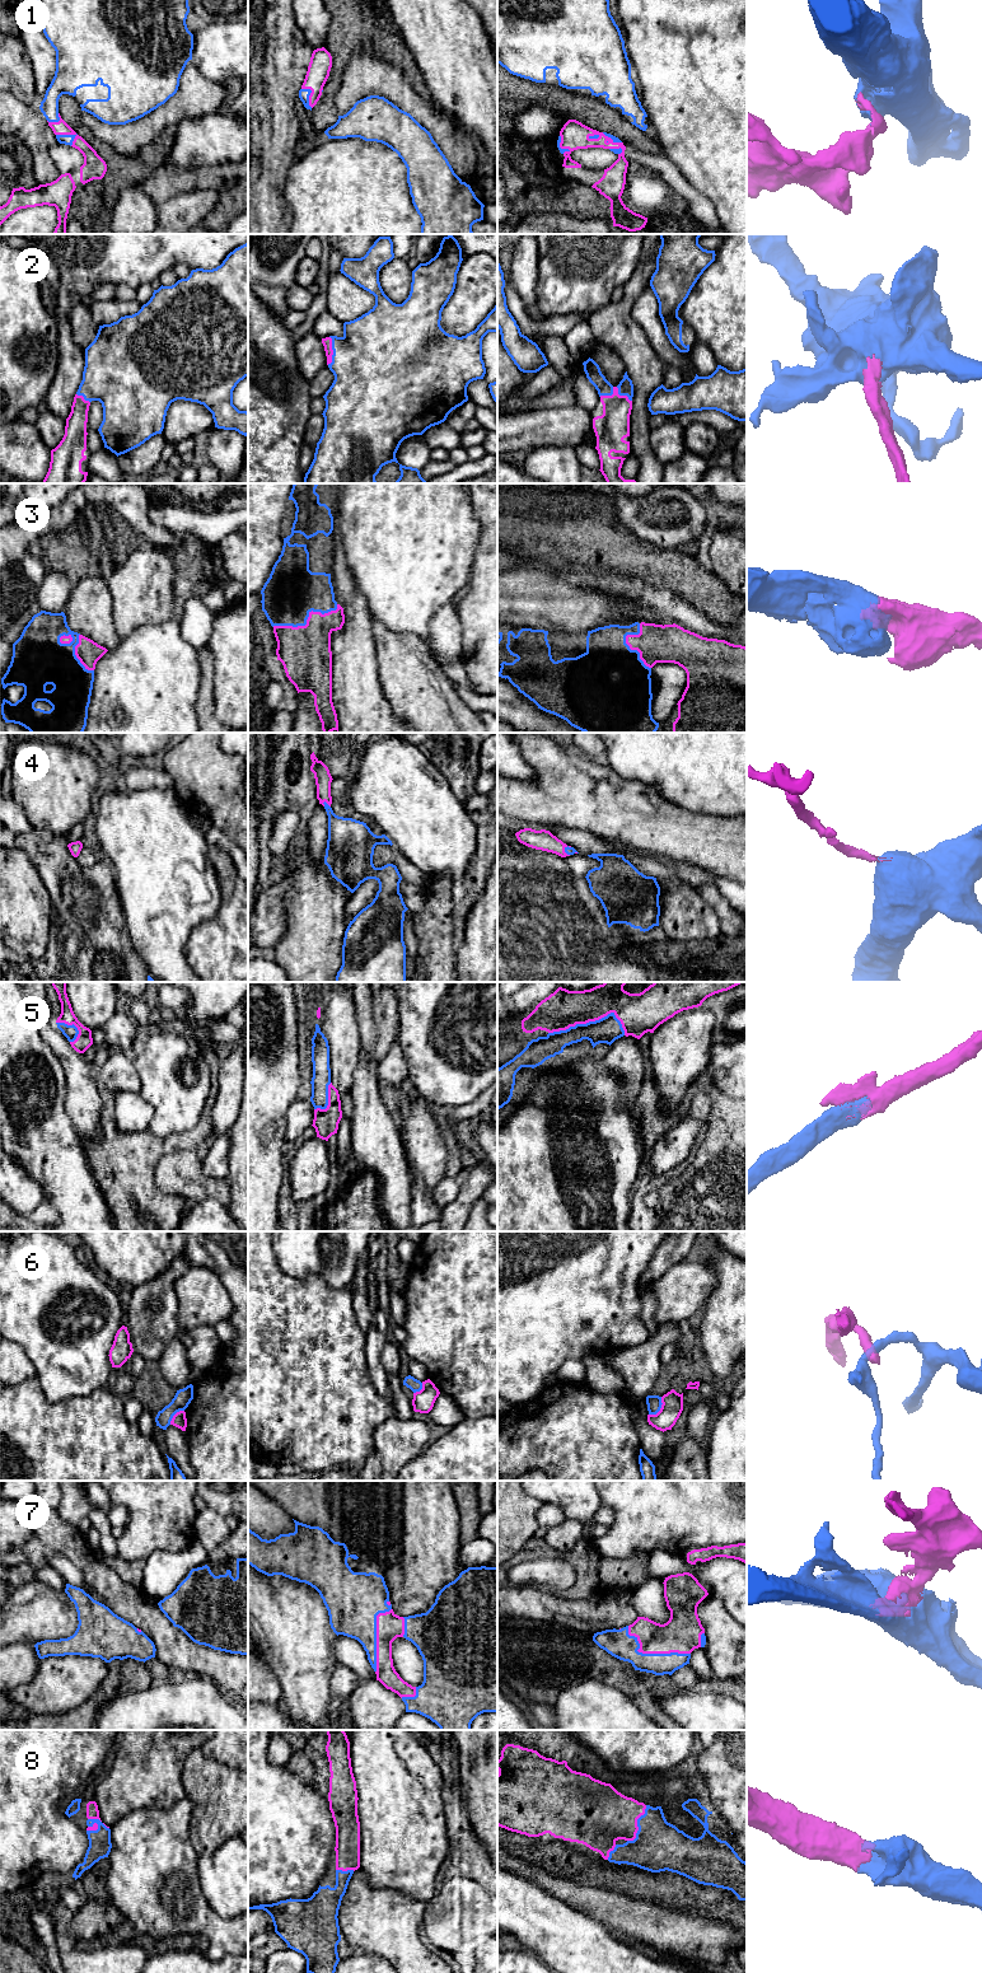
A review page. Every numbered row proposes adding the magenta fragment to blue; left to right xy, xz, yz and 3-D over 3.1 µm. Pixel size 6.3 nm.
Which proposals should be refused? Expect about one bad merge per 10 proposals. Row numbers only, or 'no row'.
6

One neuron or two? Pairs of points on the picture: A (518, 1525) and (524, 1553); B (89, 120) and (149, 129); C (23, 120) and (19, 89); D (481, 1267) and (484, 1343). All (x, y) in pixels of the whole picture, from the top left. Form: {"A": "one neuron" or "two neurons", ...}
{"A": "two neurons", "B": "one neuron", "C": "two neurons", "D": "one neuron"}

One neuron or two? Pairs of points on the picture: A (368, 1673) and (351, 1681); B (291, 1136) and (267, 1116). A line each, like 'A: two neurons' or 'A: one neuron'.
A: two neurons
B: two neurons

